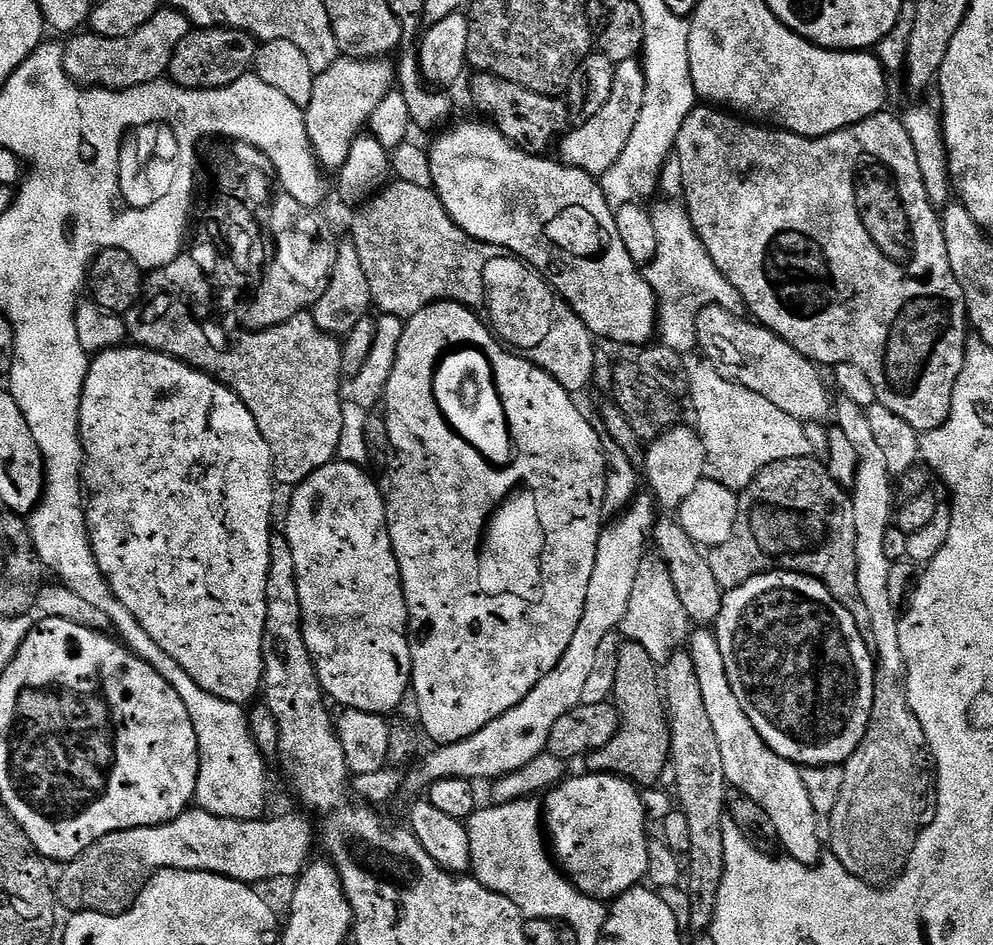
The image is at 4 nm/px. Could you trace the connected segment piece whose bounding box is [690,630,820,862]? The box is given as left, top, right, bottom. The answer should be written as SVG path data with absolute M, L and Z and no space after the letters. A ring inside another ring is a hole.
M696 630L692 636L690 653L694 670L697 671L706 713L710 714L714 733L718 736L719 749L722 750L727 783L733 789L736 787L737 793L754 798L754 802L758 802L758 806L762 806L762 810L770 814L779 847L791 859L811 861L812 848L820 844L820 828L816 825L818 817L814 806L810 806L810 794L806 794L806 786L802 786L800 768L774 754L774 750L766 746L758 730L754 730L750 718L746 718L742 702L734 698L734 690L726 674L726 662L722 658L715 631Z

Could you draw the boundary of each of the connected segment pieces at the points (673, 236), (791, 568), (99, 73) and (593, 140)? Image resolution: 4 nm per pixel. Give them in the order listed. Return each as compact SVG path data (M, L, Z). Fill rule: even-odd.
M683 203L660 204L653 207L651 213L658 234L658 254L647 265L646 275L648 285L656 291L658 312L662 317L662 343L677 350L695 349L696 315L711 304L736 312L742 304L740 294L714 264L714 258L710 258Z
M812 456L786 458L782 462L770 462L746 486L738 496L738 518L734 534L726 542L707 553L710 570L722 590L737 588L750 578L761 576L764 572L807 572L834 594L842 606L850 610L856 620L858 630L864 641L871 646L874 642L874 629L870 623L870 613L858 594L858 574L856 573L856 555L854 554L854 506L852 497L828 473L828 465L823 459Z
M164 6L154 14L154 18L150 18L150 22L146 22L146 26L134 30L134 34L129 36L106 38L95 34L87 34L88 36L80 36L84 34L73 35L69 39L73 40L66 44L64 48L64 63L69 76L85 86L99 86L119 90L133 88L139 84L151 84L152 81L161 79L167 73L172 55L177 46L188 36L189 31L190 25L187 16L182 12L177 12L175 8Z
M634 59L616 65L614 90L610 90L606 106L602 106L602 110L598 110L594 118L577 123L564 133L558 144L559 159L591 176L603 176L606 170L614 166L614 162L618 162L618 158L622 158L622 150L626 150L626 142L630 142L630 134L634 134L634 126L638 122L638 114L642 114L642 102L645 99L646 74L643 63Z

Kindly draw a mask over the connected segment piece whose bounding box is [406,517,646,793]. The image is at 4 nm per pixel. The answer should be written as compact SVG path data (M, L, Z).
M628 517L616 521L617 524L612 524L609 528L607 525L600 533L598 554L594 558L594 575L590 578L590 590L586 596L586 610L569 649L562 656L562 662L558 662L558 666L554 666L554 670L550 670L550 674L546 674L546 678L542 678L542 682L538 682L538 686L534 686L534 690L530 690L530 694L526 694L526 698L518 702L518 706L506 710L502 718L494 718L494 722L482 726L478 734L470 734L470 738L453 744L433 747L433 752L428 757L425 755L411 769L412 773L407 773L408 788L410 786L414 791L423 793L434 782L446 778L493 782L500 776L520 770L546 752L548 739L558 718L580 705L582 690L585 689L590 673L594 670L594 661L598 658L598 646L602 646L606 634L616 632L621 627L623 616L627 614L630 592L646 560L645 554L642 554L643 545L634 543L631 536Z

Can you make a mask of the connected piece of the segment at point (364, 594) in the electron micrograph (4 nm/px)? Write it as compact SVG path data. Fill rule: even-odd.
M340 463L314 470L310 478L295 485L296 493L288 504L286 535L294 553L304 641L329 701L337 700L345 709L395 713L412 683L412 659L408 645L408 607L398 558L388 533L386 496L358 465Z

